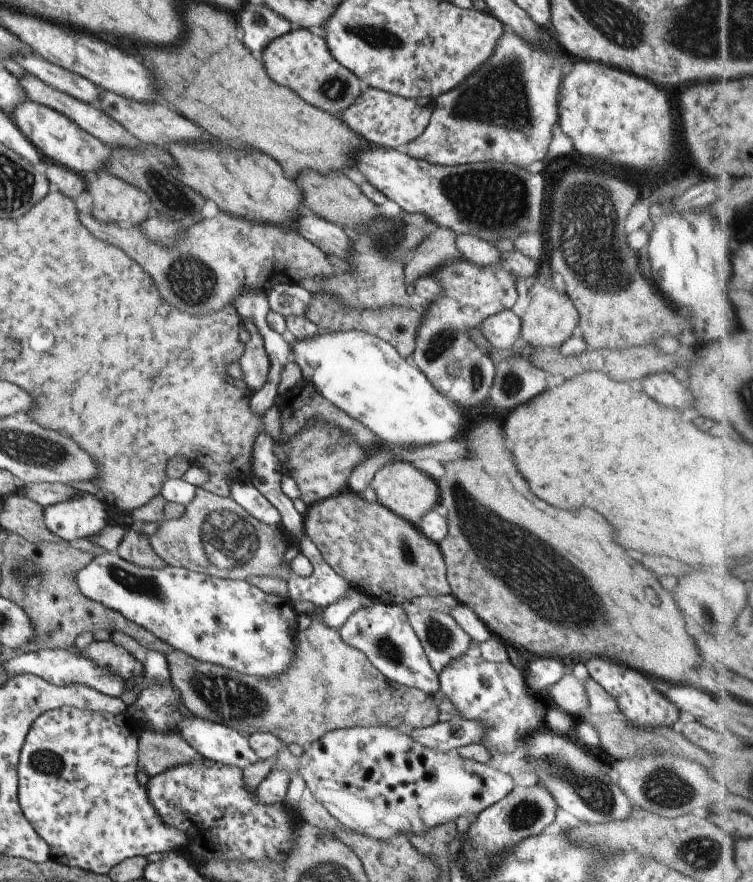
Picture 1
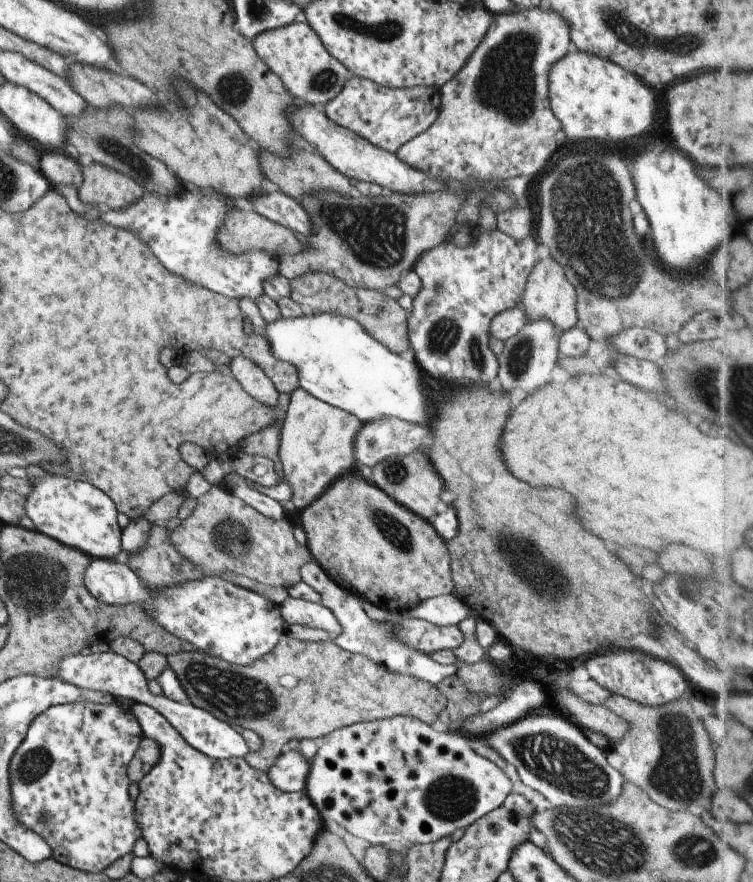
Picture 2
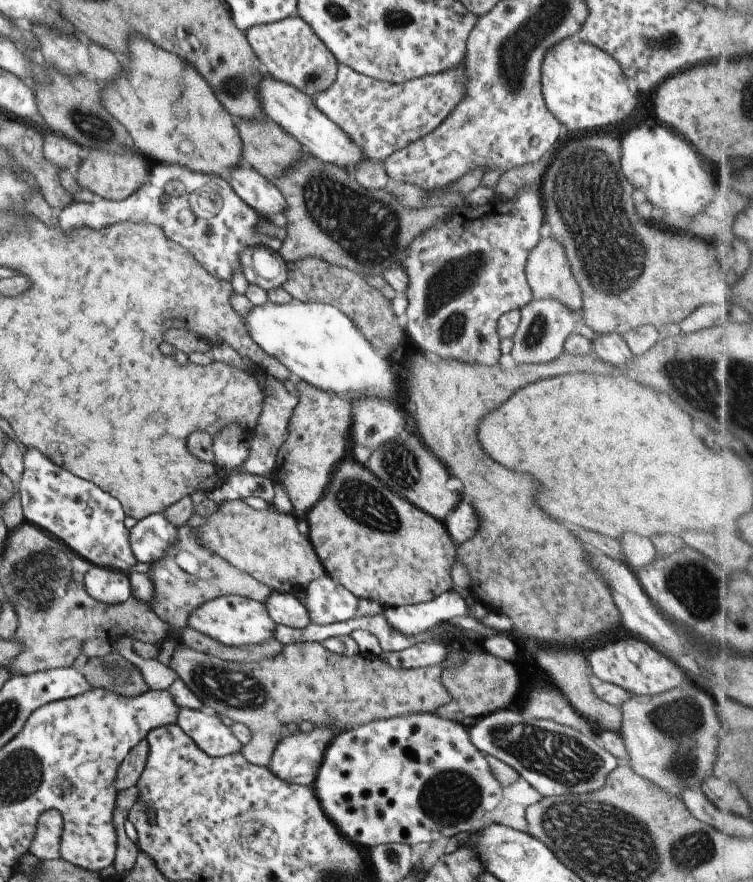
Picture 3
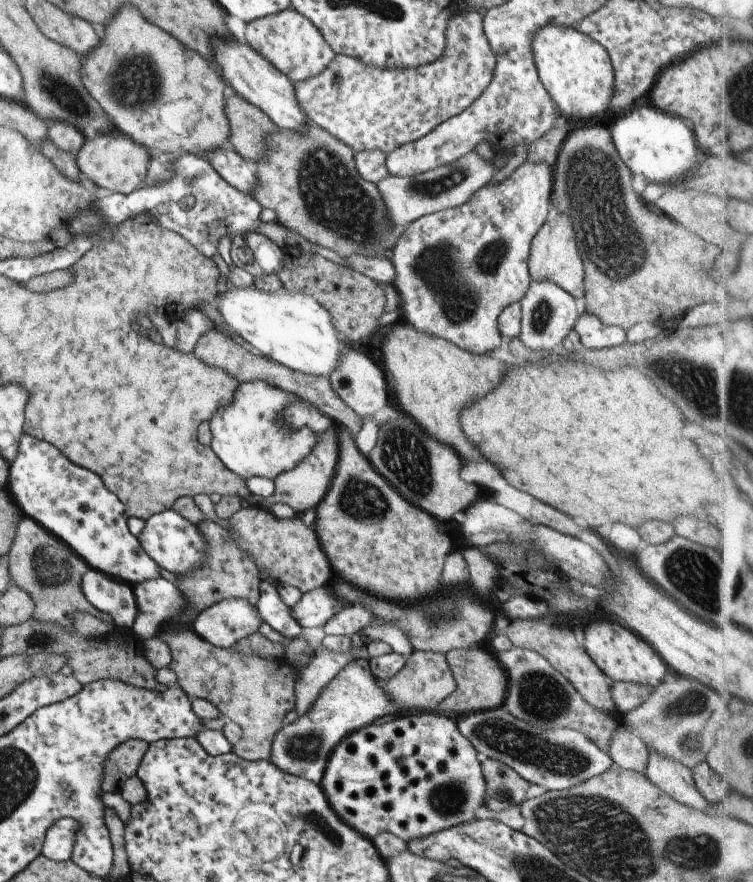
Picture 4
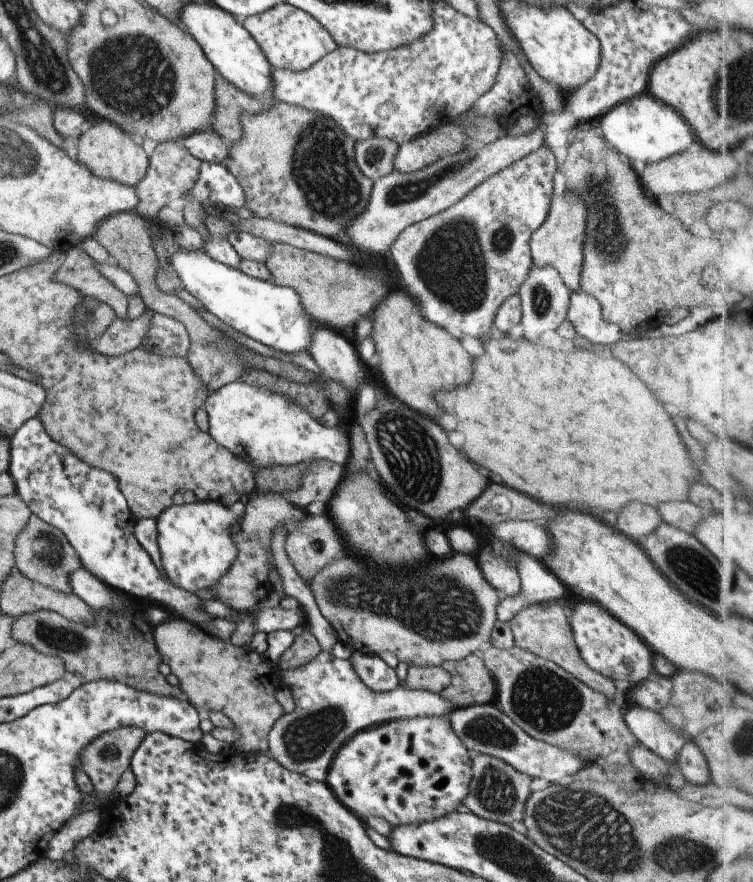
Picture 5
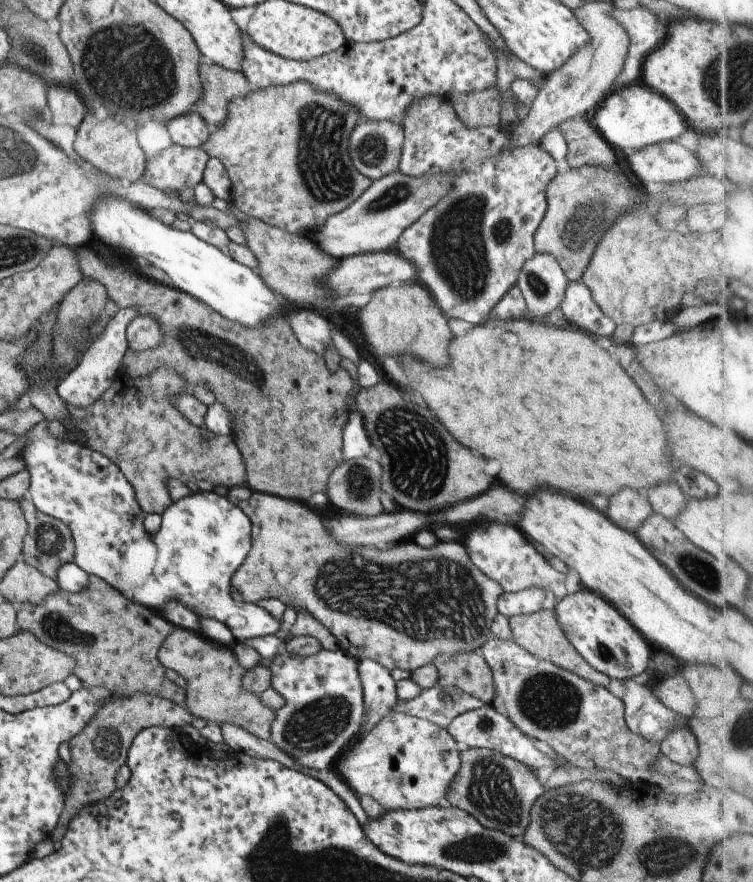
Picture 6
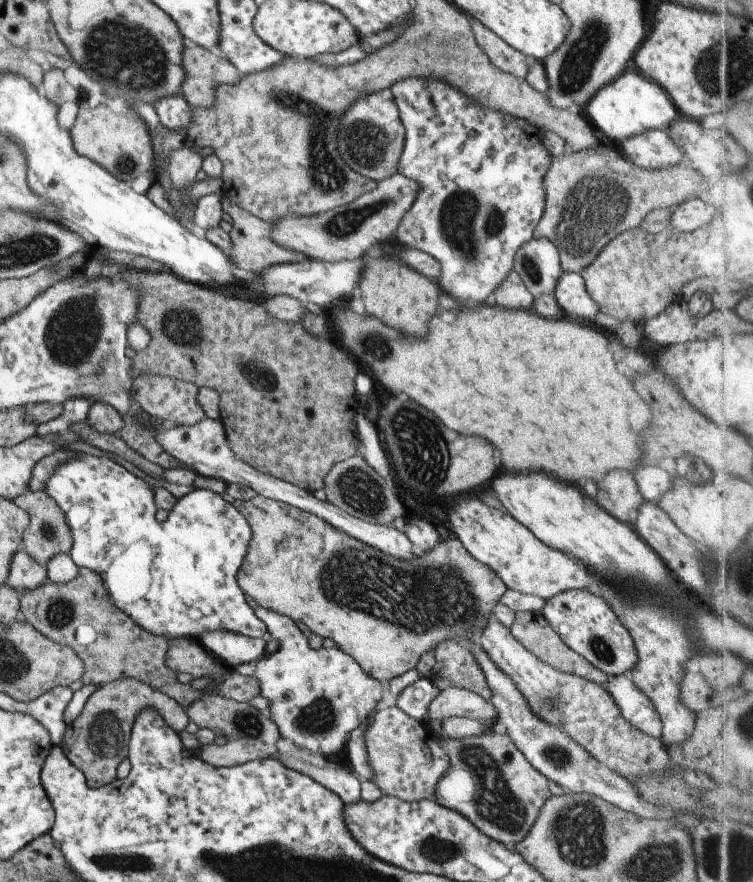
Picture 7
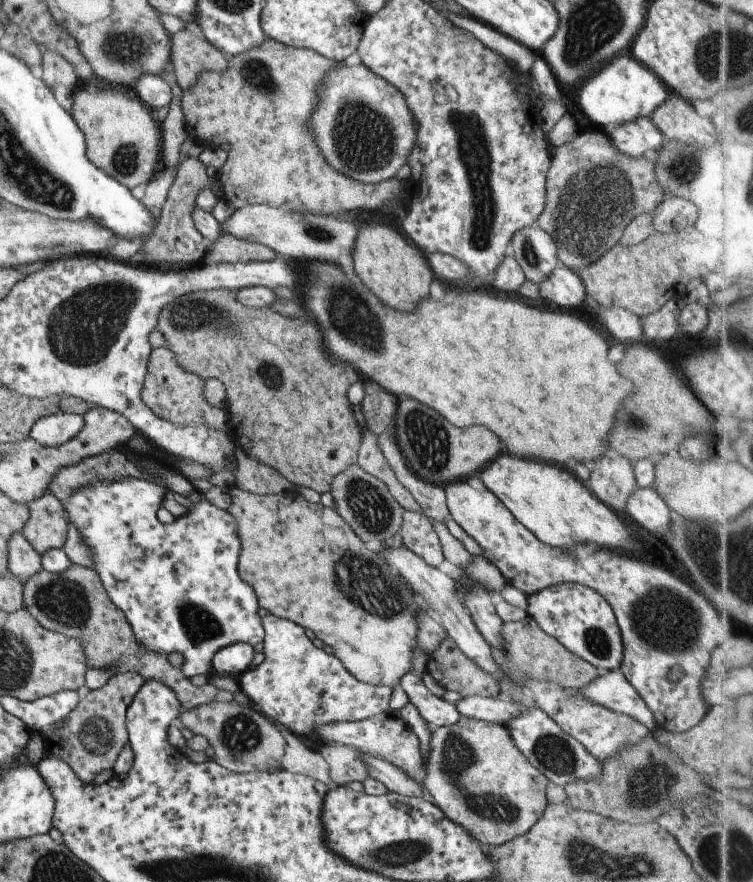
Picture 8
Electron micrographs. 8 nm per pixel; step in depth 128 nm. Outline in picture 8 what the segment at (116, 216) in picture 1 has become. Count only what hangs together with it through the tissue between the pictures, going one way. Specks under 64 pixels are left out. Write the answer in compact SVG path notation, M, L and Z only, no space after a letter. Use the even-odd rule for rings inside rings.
M90 84L72 92L71 98L70 115L85 138L87 160L129 190L148 183L155 175L161 146L160 126L151 117L151 110L134 93L119 87L105 90L105 87Z

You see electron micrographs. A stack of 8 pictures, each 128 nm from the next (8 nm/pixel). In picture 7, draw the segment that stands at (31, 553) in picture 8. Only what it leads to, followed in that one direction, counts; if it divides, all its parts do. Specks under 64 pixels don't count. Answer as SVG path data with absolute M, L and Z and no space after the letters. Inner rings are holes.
M21 547L13 554L8 570L6 584L21 593L33 590L47 582L45 567L39 566Z

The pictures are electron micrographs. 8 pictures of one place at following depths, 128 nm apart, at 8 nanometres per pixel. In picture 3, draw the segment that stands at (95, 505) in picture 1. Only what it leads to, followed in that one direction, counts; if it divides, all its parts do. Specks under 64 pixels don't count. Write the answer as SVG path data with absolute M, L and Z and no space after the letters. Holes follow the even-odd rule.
M25 448L22 473L17 483L20 506L25 522L38 527L51 537L58 539L79 557L95 565L95 504L111 504L111 495L87 480L76 477L69 470L51 462L35 448Z

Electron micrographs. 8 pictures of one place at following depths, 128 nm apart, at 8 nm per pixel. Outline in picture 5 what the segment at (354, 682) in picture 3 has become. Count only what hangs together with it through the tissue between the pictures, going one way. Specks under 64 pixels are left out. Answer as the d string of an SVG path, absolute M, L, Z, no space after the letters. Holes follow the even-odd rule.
M178 616L156 625L153 638L160 660L179 681L184 699L202 716L206 712L221 712L227 716L237 729L234 745L240 752L267 754L268 732L283 714L273 698L273 692L281 687L281 668L263 664L261 655L250 648L235 647L229 641L213 638ZM408 666L402 688L405 690L425 690L439 692L451 682L449 674L437 666Z

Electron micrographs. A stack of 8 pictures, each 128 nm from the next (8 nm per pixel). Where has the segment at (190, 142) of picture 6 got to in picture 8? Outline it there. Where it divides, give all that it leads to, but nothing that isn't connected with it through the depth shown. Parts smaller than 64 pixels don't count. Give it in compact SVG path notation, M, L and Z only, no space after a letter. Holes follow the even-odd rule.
M141 74L132 88L132 93L149 110L163 108L171 102L171 88L155 74Z

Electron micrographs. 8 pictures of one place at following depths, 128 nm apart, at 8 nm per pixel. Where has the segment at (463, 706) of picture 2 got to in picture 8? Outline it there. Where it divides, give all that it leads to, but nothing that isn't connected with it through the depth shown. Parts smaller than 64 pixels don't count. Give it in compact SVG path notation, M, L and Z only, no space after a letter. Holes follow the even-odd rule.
M449 638L430 655L425 672L444 690L459 693L462 697L499 696L499 684L495 678L476 667Z

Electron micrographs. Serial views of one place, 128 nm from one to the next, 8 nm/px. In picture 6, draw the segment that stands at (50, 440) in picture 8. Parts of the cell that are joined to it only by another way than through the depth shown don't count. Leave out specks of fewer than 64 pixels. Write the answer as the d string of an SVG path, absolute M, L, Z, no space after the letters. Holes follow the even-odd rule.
M122 308L103 326L101 334L85 350L85 354L81 356L78 365L69 371L55 386L57 395L63 402L75 407L87 408L93 402L97 402L101 396L107 395L105 392L109 393L115 387L116 380L122 375L121 358L123 358L123 352L128 347L124 335L125 327L136 315L135 308Z

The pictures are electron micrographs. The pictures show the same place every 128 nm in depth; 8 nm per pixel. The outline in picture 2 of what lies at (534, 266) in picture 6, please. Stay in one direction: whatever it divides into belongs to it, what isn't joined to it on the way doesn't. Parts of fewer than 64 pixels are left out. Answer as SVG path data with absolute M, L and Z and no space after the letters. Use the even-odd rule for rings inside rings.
M539 318L535 322L526 320L525 324L521 326L521 330L518 330L504 342L501 354L496 356L499 386L505 392L521 390L521 392L529 394L535 388L541 388L543 384L550 382L549 374L559 358L557 350L559 335L560 331L553 328L553 324L547 318Z

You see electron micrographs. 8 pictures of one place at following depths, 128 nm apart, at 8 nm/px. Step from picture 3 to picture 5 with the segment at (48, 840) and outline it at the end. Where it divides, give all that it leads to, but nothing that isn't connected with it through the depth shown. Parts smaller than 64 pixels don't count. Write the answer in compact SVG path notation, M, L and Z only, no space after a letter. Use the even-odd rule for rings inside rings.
M100 809L89 810L89 812L79 813L73 818L67 819L46 844L45 857L49 860L62 860L63 854L71 852L71 848L76 846L79 840L96 832L100 813Z

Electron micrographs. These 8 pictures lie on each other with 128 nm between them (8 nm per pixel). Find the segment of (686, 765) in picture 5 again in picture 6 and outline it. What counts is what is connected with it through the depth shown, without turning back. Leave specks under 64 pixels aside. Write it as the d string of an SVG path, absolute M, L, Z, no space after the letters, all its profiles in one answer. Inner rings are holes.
M688 724L673 728L663 740L659 742L661 755L677 764L691 764L697 756L697 743Z

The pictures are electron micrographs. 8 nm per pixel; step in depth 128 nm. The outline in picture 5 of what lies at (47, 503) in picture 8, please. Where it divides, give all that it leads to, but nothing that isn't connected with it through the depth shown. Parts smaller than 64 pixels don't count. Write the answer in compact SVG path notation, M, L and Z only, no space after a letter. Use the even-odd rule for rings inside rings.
M30 514L27 524L15 537L13 556L15 568L31 582L43 584L47 588L53 588L53 590L59 590L65 594L72 594L67 576L69 576L69 572L75 572L77 568L81 567L81 564L79 564L77 553L57 528L53 528L40 518Z

